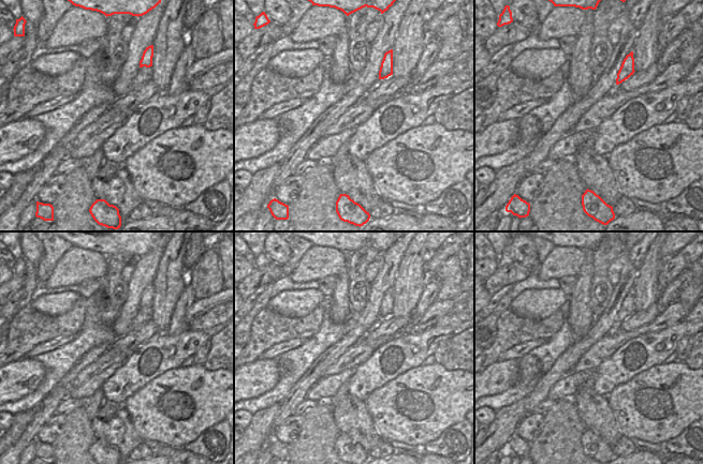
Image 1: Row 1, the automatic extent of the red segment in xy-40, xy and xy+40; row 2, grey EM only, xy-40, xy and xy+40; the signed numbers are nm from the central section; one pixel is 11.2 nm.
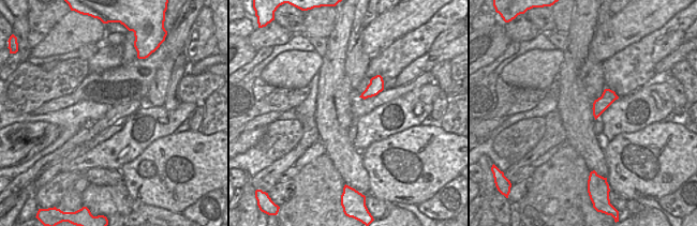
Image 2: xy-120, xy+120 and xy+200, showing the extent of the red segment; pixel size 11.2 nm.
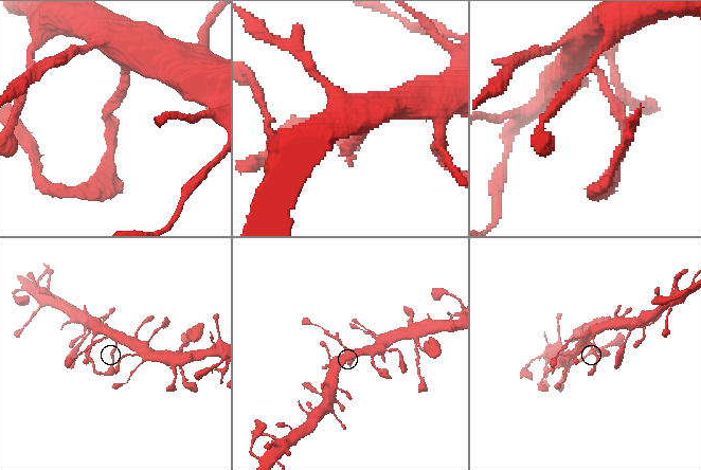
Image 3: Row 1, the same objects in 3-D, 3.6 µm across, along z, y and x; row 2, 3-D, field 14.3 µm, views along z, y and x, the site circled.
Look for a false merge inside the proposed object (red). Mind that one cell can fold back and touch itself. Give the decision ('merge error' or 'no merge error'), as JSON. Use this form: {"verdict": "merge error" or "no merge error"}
{"verdict": "merge error"}

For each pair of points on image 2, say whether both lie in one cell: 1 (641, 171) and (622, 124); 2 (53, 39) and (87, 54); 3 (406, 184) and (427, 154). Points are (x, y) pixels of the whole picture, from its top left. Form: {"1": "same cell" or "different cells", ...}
{"1": "different cells", "2": "different cells", "3": "same cell"}

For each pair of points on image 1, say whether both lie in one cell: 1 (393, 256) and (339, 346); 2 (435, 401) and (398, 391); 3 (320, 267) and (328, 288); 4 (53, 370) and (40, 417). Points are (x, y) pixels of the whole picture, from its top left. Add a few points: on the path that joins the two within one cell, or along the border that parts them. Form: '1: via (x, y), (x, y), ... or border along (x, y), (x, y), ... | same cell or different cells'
1: via (385, 279), (379, 286), (370, 314), (362, 326) | same cell
2: via (426, 401), (407, 400) | same cell
3: border along (336, 275), (326, 275), (319, 281) | different cells
4: border along (62, 377), (32, 408) | different cells

